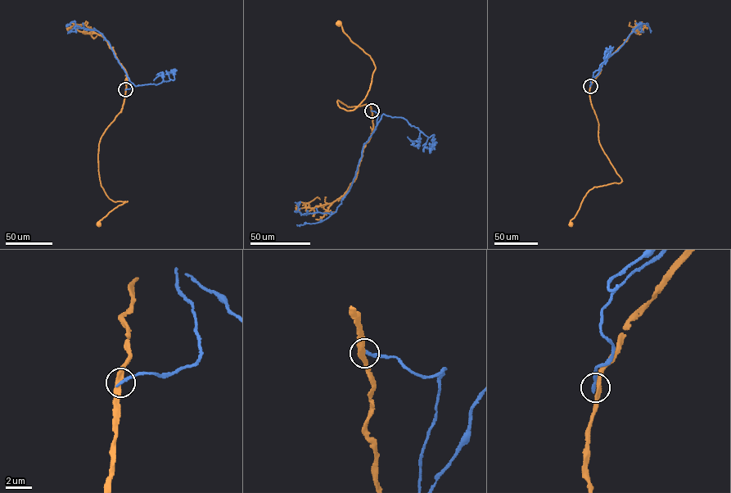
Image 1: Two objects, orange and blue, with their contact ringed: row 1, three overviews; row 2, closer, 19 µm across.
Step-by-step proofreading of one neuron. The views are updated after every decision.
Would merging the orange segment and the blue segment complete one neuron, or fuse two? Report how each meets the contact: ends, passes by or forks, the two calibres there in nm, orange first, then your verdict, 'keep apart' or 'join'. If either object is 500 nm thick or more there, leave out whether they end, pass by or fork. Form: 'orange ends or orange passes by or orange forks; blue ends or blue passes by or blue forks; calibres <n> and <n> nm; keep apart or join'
orange passes by; blue ends; calibres 320 and 240 nm; keep apart

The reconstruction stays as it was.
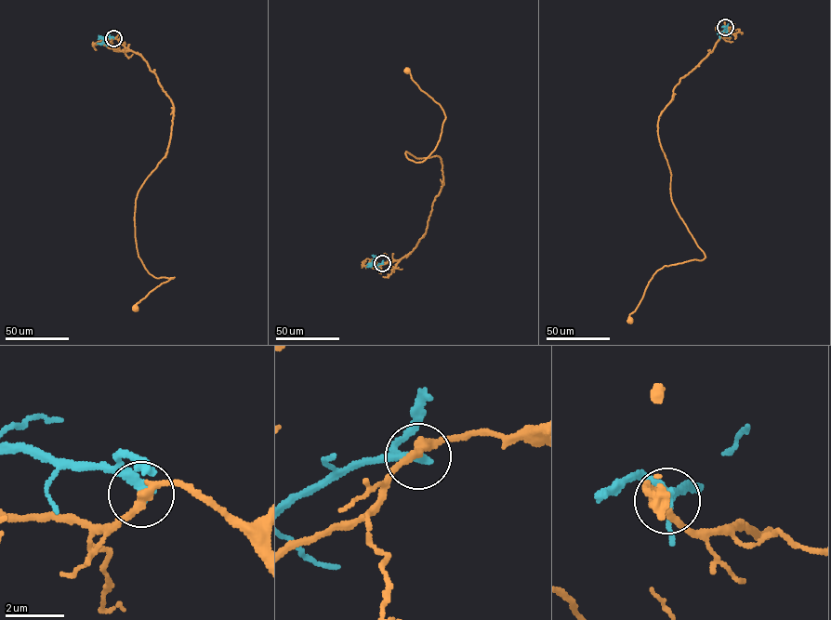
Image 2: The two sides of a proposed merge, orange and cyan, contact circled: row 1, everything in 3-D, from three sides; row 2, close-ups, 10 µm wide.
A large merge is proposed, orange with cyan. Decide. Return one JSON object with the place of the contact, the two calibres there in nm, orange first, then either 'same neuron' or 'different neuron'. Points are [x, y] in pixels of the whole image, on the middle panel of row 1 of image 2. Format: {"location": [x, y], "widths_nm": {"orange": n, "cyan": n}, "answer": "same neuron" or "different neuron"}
{"location": [382, 263], "widths_nm": {"orange": 280, "cyan": 360}, "answer": "different neuron"}

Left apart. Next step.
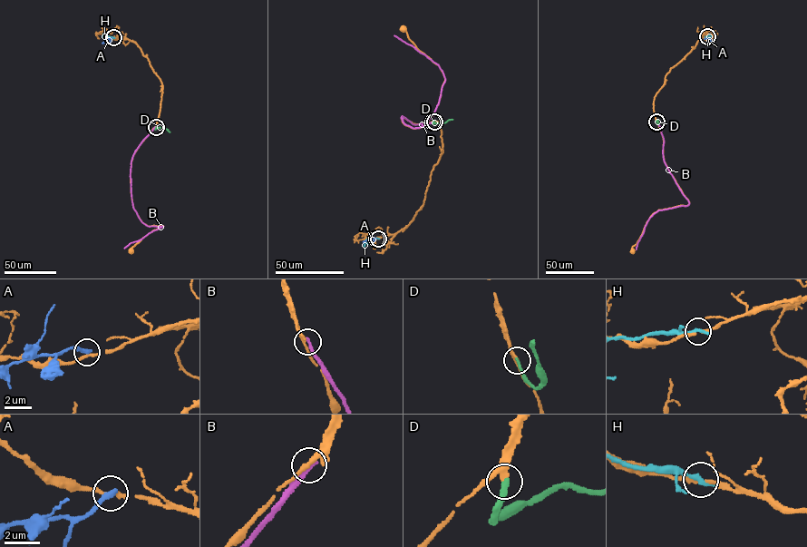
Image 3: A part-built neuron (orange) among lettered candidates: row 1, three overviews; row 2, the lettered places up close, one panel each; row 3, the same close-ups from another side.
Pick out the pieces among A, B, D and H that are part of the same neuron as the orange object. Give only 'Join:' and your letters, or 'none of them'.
Join: D

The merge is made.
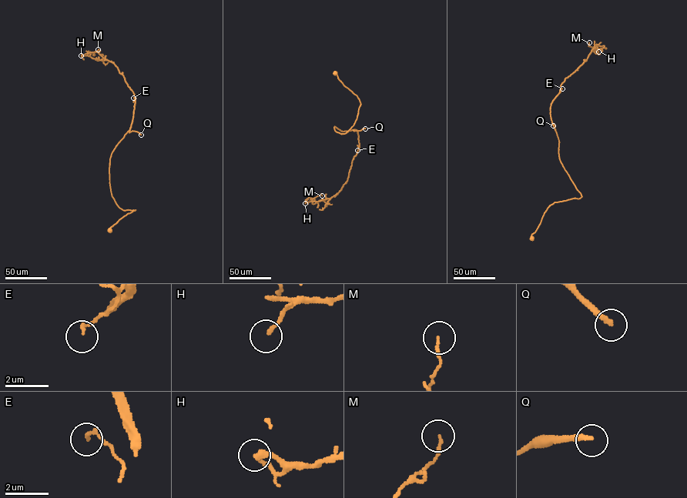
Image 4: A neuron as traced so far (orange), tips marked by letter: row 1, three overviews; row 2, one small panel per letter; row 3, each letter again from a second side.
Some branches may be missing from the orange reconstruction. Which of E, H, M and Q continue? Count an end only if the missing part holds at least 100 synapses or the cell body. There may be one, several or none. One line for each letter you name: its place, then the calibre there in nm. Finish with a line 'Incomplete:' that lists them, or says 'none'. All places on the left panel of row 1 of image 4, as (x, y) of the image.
Q: (141, 135) | 240 nm
Incomplete: Q

